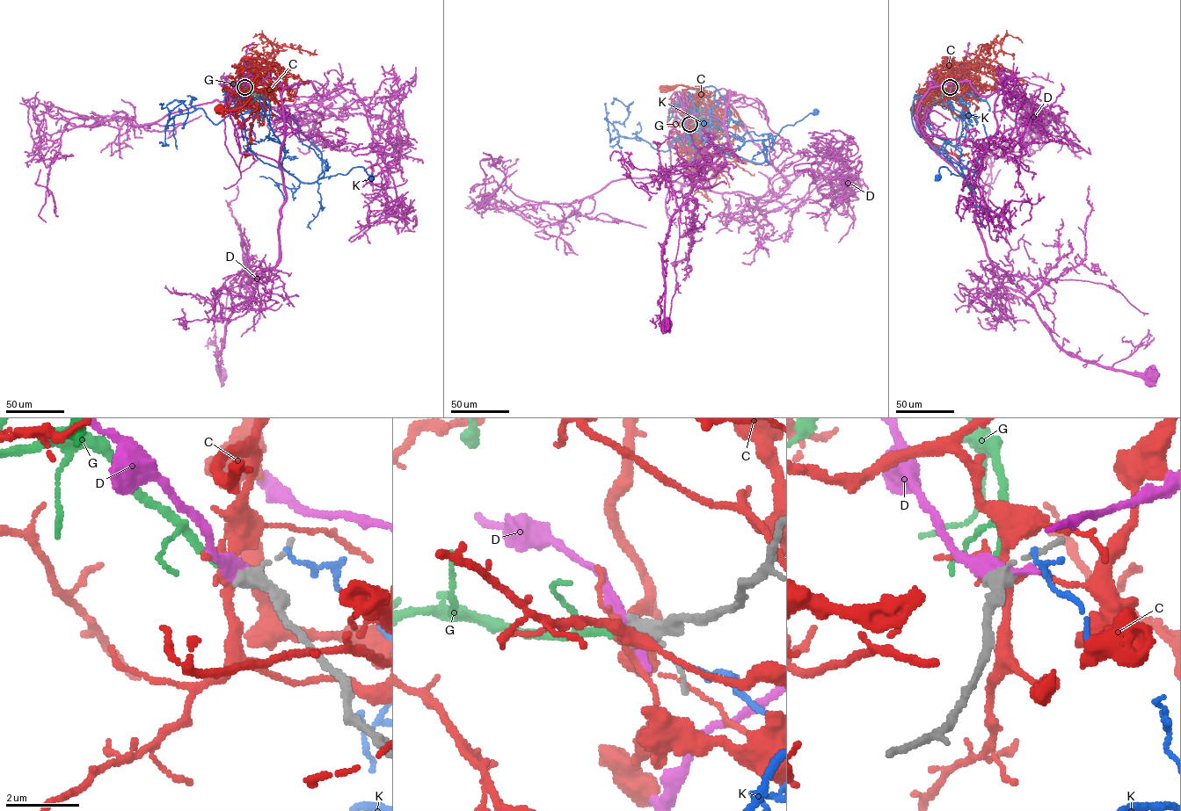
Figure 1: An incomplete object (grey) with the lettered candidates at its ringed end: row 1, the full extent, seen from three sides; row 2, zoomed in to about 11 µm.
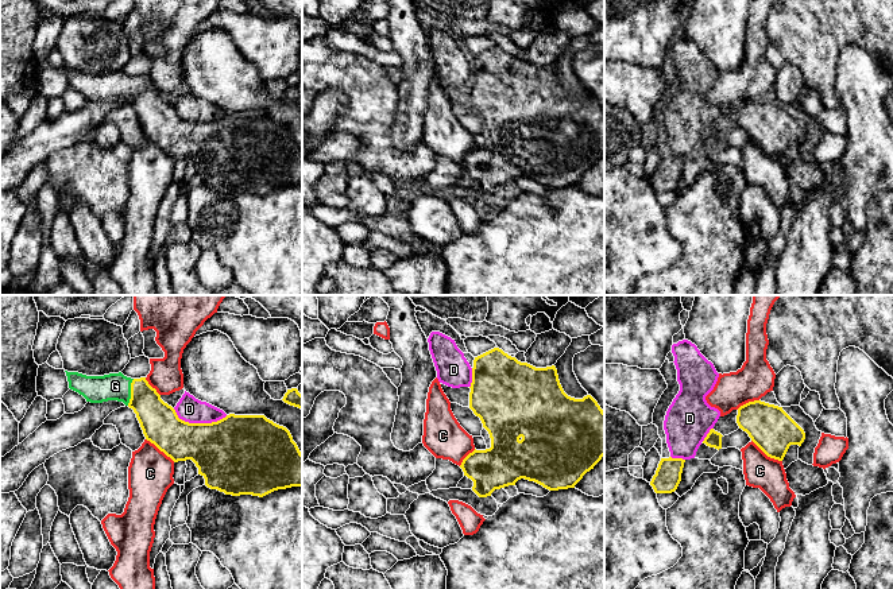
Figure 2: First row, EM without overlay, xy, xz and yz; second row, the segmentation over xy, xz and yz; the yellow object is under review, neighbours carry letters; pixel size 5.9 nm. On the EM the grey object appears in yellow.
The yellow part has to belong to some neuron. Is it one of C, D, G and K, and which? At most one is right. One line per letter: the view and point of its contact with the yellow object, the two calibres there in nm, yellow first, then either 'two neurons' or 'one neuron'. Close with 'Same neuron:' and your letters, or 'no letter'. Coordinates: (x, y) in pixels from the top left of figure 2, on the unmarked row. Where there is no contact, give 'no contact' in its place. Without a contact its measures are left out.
C: yz (766, 152) | 260/200 nm | two neurons
D: xy (198, 121) | 400/150 nm | two neurons
G: xy (131, 90) | 220/160 nm | one neuron
K: no contact | two neurons
Same neuron: G

